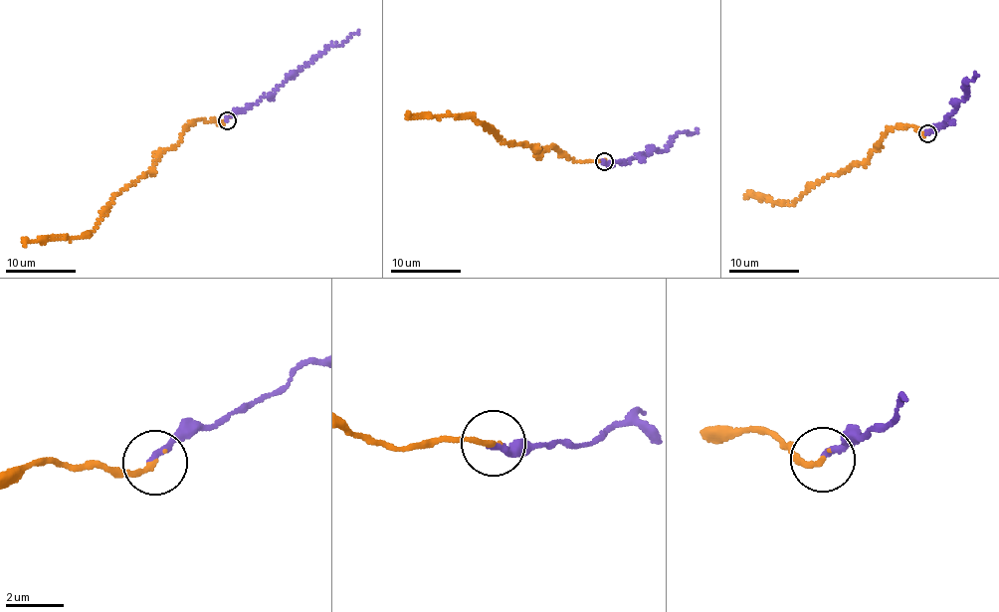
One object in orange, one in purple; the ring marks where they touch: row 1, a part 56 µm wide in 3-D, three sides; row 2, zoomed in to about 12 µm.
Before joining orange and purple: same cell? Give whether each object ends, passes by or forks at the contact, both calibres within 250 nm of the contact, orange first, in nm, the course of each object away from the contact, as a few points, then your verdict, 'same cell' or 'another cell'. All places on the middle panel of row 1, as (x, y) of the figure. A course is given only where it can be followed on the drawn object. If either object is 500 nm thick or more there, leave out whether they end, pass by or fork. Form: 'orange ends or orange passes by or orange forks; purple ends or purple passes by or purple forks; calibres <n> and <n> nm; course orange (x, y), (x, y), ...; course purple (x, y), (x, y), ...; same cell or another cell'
orange ends; purple ends; calibres 180 and 240 nm; course orange (604, 161), (580, 163), (552, 145), (535, 151), (501, 142), (471, 114), (409, 113); course purple (604, 161), (628, 162), (639, 154), (649, 155), (651, 150), (664, 152), (675, 133), (691, 135), (697, 129); another cell

